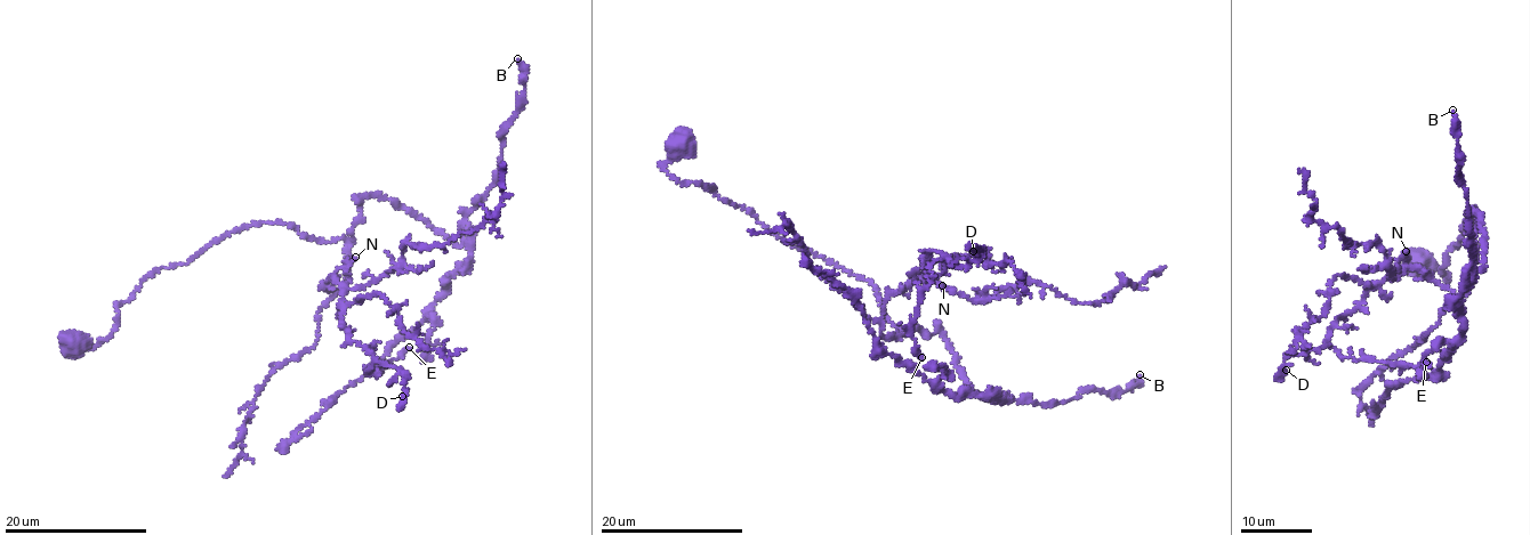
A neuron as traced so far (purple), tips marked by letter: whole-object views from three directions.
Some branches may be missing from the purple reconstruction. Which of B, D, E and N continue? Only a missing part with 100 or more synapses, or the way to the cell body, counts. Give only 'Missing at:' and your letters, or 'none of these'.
Missing at: none of these

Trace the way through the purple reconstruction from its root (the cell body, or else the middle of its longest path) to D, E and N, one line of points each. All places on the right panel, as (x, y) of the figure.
D: (1412, 267), (1446, 281), (1473, 208), (1464, 296), (1400, 269), (1286, 370)
E: (1412, 267), (1446, 281), (1473, 208), (1464, 296), (1400, 269), (1327, 342), (1355, 359), (1426, 362)
N: (1412, 267), (1446, 281), (1447, 253), (1473, 208), (1464, 213), (1476, 261), (1464, 296), (1407, 265), (1406, 251)

